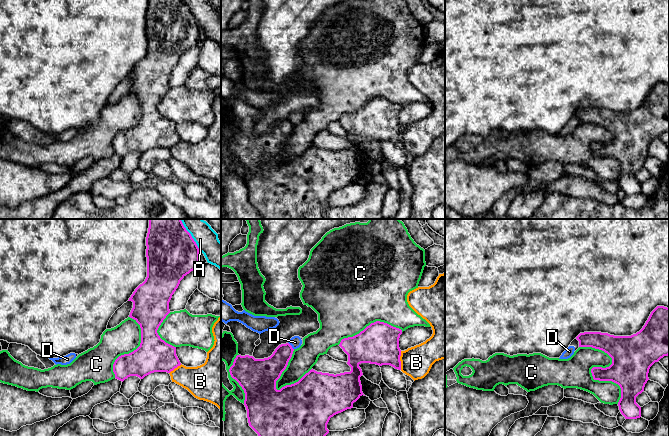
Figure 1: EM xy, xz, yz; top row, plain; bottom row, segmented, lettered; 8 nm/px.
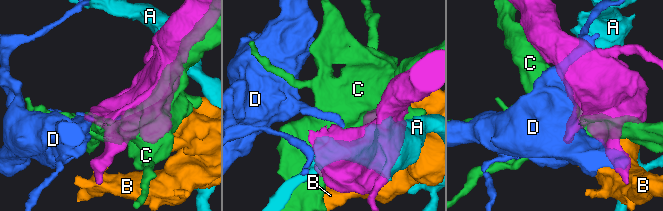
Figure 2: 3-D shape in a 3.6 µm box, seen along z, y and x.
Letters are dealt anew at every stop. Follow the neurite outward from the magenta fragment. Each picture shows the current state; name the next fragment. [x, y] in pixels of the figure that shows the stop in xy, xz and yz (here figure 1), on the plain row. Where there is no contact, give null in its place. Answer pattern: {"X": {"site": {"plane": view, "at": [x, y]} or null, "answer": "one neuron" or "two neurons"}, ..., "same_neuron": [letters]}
{"A": {"site": {"plane": "xy", "at": [191, 13]}, "answer": "two neurons"}, "B": {"site": {"plane": "xz", "at": [399, 136]}, "answer": "two neurons"}, "C": {"site": {"plane": "yz", "at": [593, 143]}, "answer": "two neurons"}, "D": {"site": {"plane": "xz", "at": [291, 122]}, "answer": "two neurons"}, "same_neuron": []}

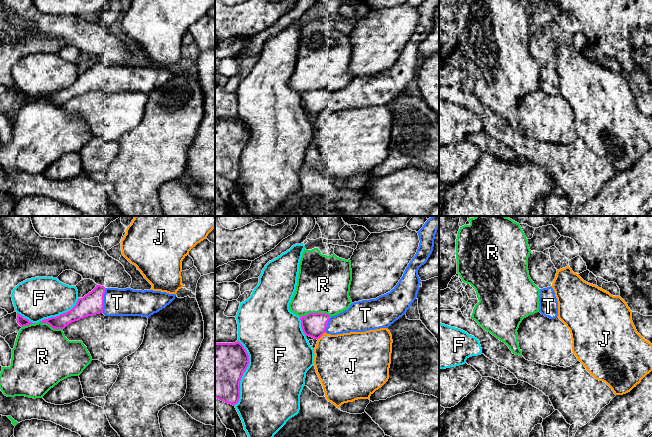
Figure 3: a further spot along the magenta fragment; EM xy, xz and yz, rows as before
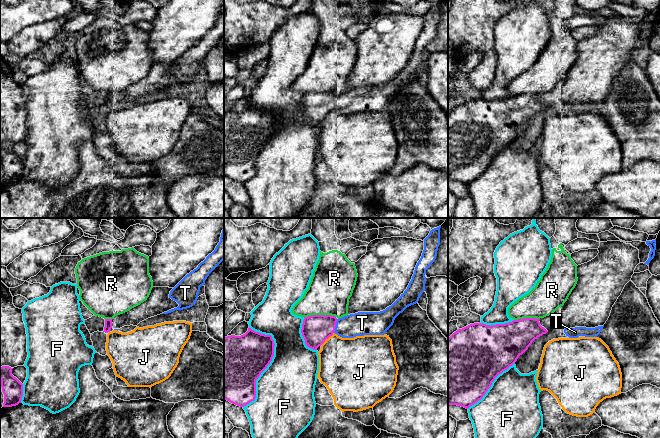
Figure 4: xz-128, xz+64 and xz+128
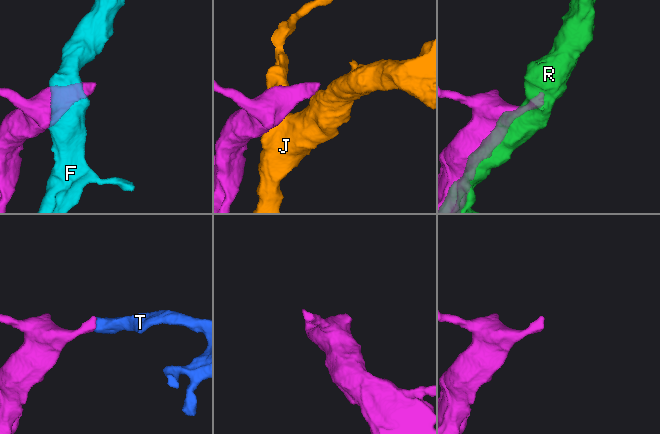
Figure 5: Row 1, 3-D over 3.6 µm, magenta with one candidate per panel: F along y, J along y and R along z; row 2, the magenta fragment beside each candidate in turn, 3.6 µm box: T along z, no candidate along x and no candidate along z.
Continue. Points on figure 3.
{"F": {"site": {"plane": "xz", "at": [243, 148]}, "answer": "two neurons"}, "J": {"site": {"plane": "xz", "at": [321, 111]}, "answer": "two neurons"}, "R": {"site": {"plane": "xz", "at": [315, 89]}, "answer": "two neurons"}, "T": {"site": {"plane": "xy", "at": [103, 76]}, "answer": "one neuron"}, "same_neuron": ["T"]}

